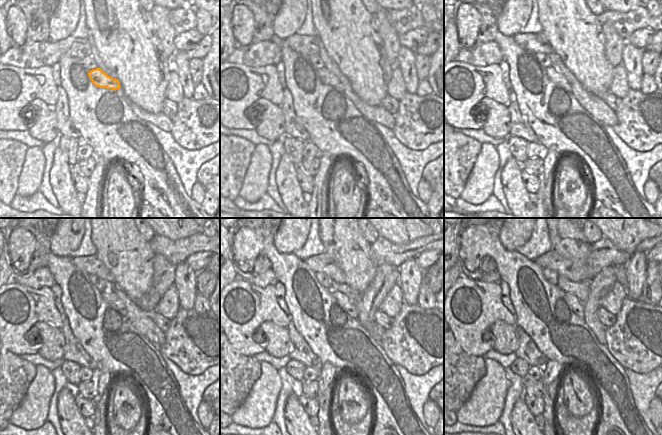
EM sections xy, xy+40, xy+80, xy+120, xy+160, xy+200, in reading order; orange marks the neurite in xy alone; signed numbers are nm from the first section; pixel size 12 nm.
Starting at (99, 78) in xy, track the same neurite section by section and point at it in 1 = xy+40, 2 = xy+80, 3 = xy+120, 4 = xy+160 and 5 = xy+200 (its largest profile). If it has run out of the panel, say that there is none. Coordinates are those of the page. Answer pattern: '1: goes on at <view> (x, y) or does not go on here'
1: goes on at xy+40 (326, 77)
2: goes on at xy+80 (554, 76)
3: goes on at xy+120 (112, 298)
4: goes on at xy+160 (348, 303)
5: goes on at xy+200 (575, 304)

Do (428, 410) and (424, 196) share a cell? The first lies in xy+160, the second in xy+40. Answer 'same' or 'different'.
same

